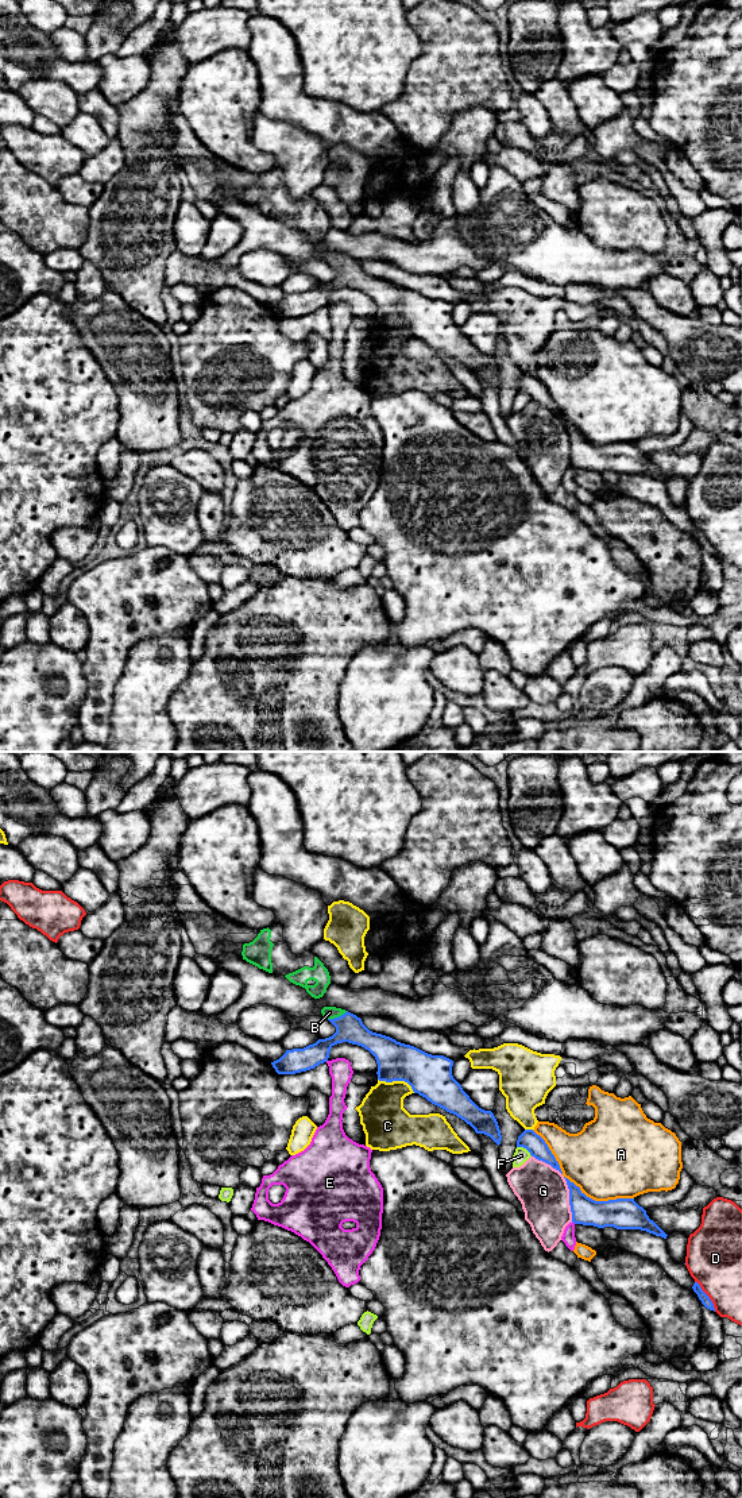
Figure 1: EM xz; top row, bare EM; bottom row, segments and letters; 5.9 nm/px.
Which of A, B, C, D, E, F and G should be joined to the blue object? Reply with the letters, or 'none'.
B

